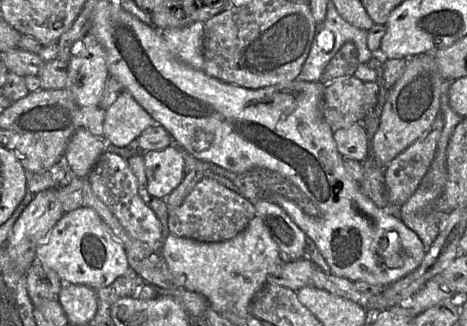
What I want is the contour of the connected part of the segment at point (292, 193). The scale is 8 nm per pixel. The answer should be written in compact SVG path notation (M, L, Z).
M210 165L210 171L225 177L235 186L240 196L252 204L264 200L279 206L281 200L288 200L298 206L306 215L316 217L319 209L293 183L279 172L270 168L253 168L236 174L218 165Z

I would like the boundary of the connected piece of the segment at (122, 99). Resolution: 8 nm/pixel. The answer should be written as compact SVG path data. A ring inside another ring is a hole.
M122 90L114 103L106 109L103 122L103 135L108 146L134 147L137 138L155 120L126 90Z

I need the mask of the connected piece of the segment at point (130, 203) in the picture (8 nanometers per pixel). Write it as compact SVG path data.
M106 150L97 160L88 179L94 194L114 214L125 231L132 238L146 243L152 250L162 254L163 232L160 222L154 211L139 195L137 178L127 160Z

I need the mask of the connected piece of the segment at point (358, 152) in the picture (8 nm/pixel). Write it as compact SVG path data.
M363 123L341 128L333 137L343 157L363 162L370 156L370 143Z

